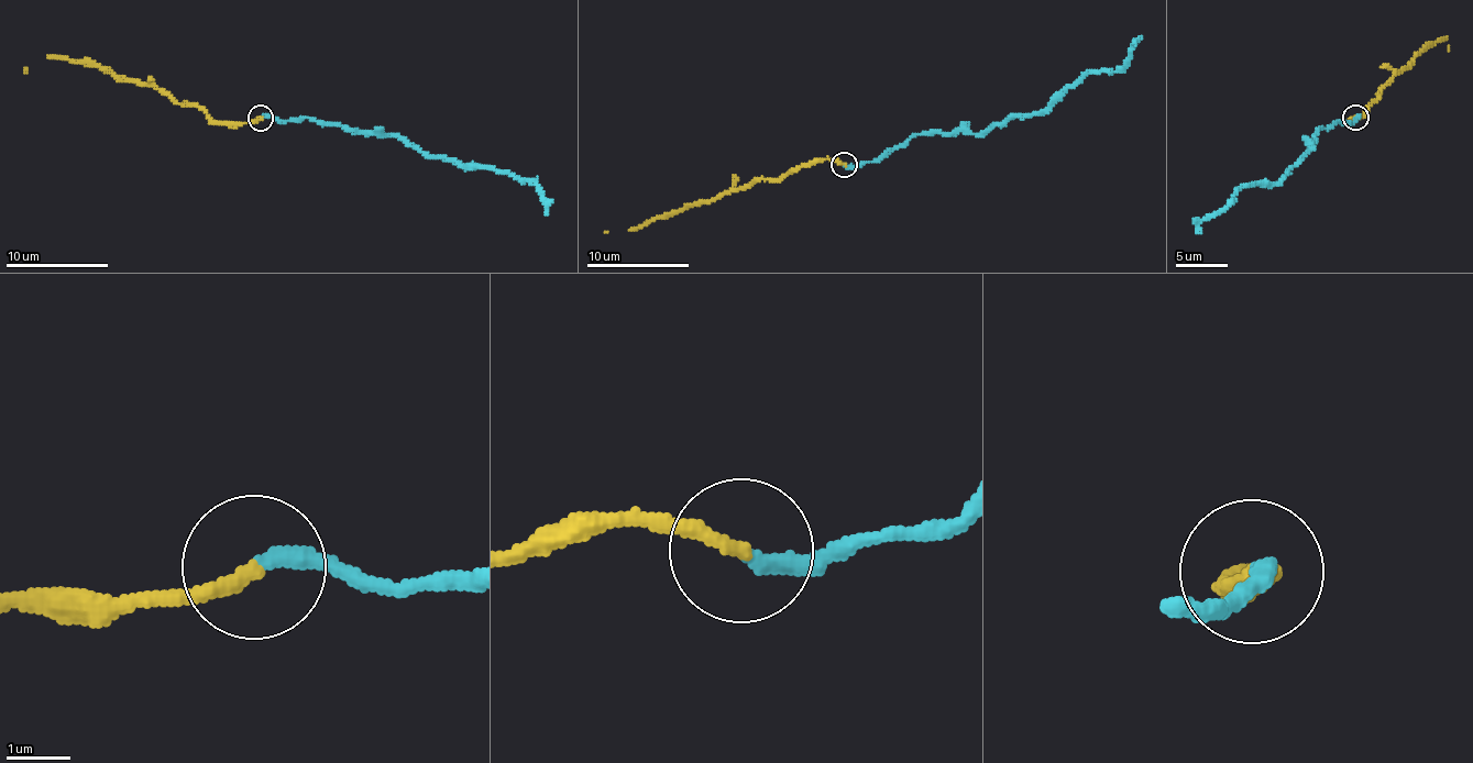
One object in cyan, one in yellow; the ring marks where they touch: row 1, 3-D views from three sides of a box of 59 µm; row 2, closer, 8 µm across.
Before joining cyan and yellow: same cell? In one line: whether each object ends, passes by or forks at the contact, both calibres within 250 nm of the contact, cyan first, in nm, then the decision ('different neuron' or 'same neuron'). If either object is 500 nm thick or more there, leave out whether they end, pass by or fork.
cyan ends | yellow ends | 260/240 nm | same neuron

